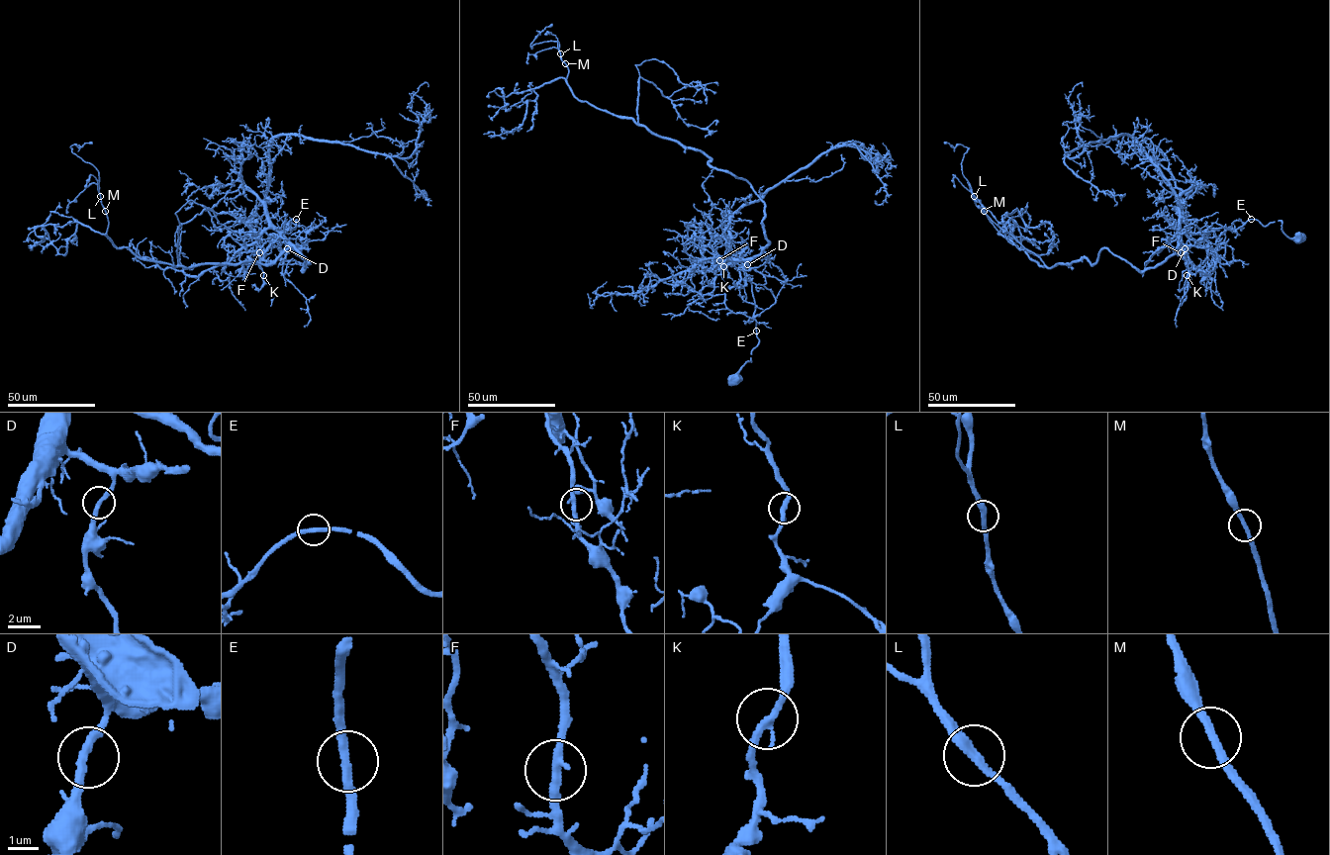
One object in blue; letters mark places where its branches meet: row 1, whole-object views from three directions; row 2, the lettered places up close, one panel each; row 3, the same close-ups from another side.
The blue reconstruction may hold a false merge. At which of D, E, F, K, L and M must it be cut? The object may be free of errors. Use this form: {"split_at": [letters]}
{"split_at": []}

